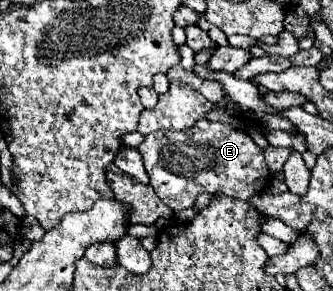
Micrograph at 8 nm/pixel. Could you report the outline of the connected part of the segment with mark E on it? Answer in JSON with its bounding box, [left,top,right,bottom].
[139,120,269,212]

